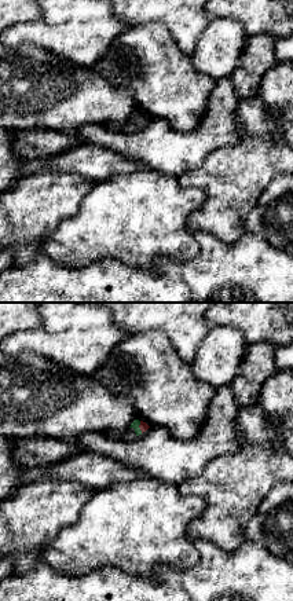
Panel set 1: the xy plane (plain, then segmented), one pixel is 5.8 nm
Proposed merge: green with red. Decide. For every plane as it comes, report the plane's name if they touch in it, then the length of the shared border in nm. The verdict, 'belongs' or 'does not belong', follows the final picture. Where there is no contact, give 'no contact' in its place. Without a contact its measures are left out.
meets green in xy; contact 70 nm long

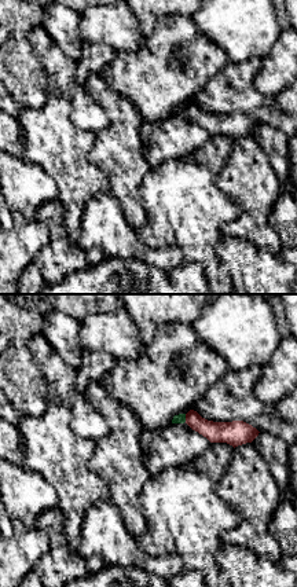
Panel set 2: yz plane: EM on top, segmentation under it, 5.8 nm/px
meets green in yz; contact 50 nm long

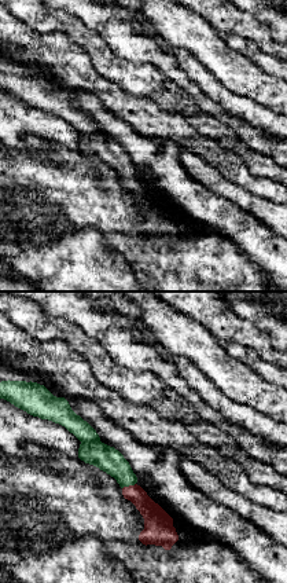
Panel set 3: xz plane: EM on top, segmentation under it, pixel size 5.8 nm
meets green in xz; contact 90 nm long

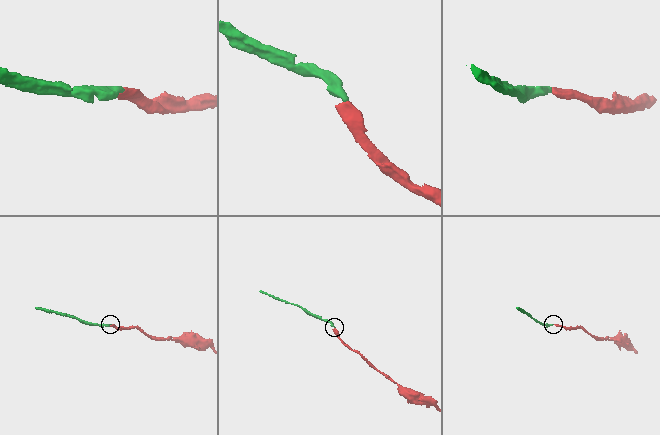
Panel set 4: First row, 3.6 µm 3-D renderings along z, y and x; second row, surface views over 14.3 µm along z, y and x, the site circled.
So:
belongs

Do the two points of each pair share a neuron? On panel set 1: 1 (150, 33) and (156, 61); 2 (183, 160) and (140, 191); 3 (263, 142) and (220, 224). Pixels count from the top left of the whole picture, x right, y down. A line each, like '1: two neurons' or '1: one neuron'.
1: one neuron
2: two neurons
3: one neuron

